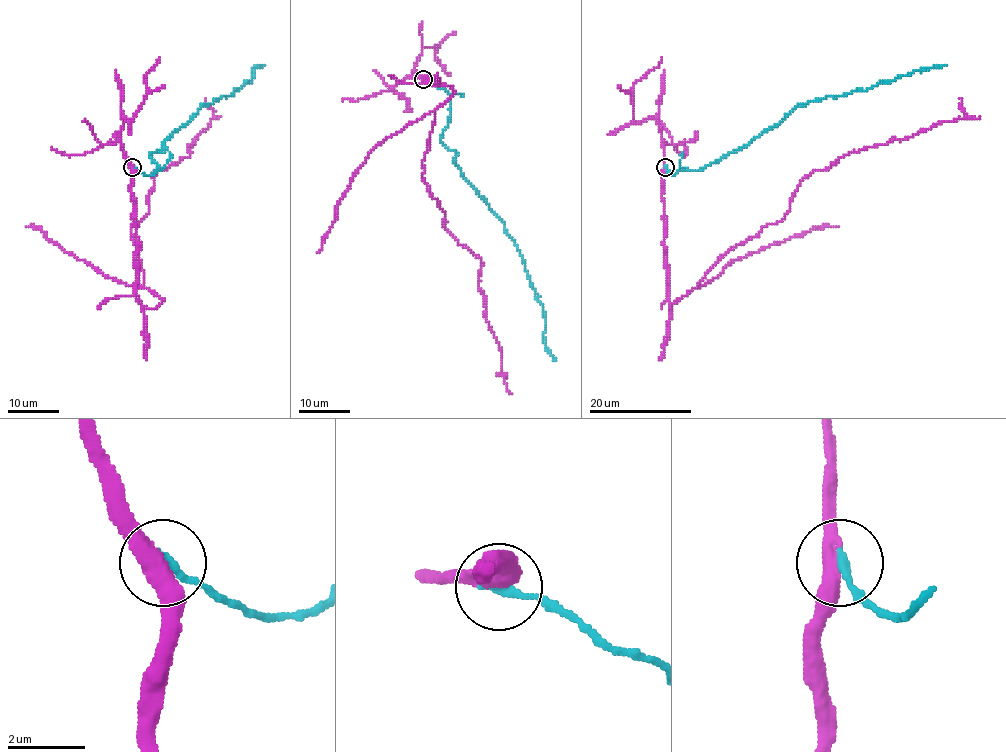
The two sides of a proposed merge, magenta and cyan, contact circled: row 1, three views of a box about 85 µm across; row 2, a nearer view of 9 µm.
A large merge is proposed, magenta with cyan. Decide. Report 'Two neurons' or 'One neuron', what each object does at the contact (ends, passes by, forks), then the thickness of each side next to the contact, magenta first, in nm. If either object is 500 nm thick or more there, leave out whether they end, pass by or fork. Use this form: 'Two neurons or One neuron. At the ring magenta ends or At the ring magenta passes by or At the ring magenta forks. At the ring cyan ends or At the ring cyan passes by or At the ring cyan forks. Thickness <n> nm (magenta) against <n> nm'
One neuron. At the ring magenta passes by. At the ring cyan ends. Thickness 440 nm (magenta) against 280 nm

